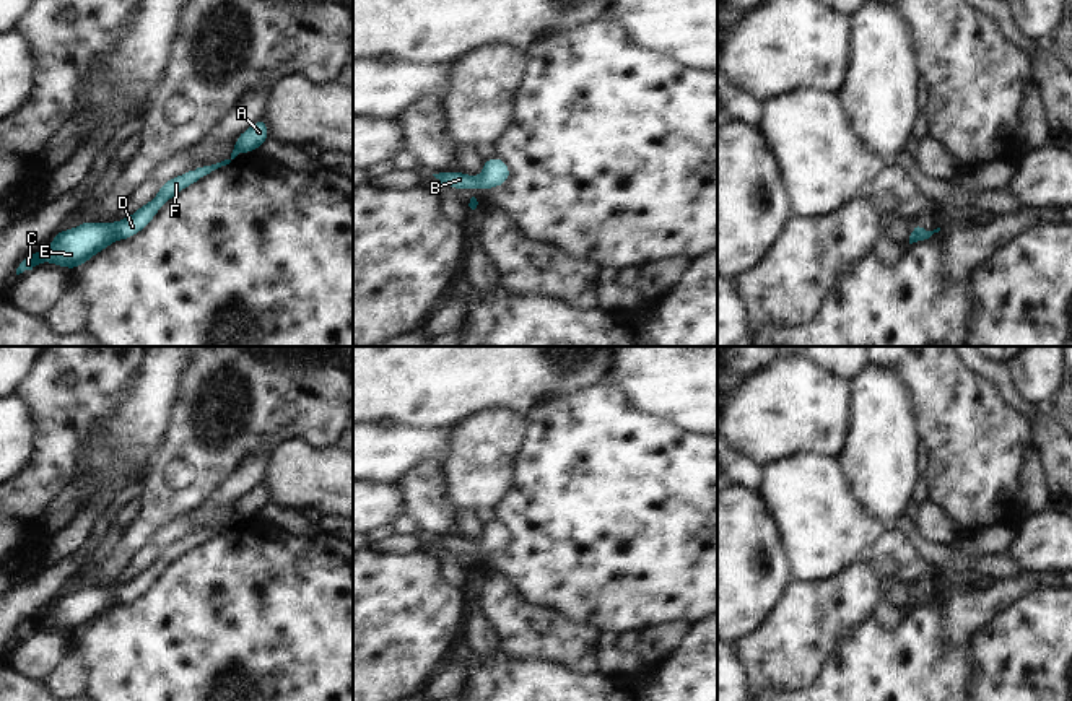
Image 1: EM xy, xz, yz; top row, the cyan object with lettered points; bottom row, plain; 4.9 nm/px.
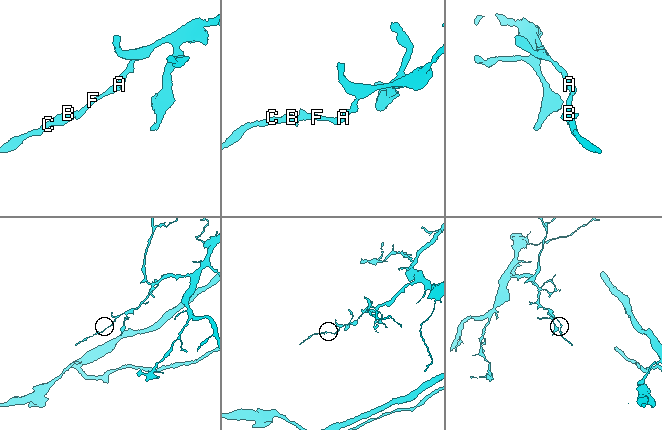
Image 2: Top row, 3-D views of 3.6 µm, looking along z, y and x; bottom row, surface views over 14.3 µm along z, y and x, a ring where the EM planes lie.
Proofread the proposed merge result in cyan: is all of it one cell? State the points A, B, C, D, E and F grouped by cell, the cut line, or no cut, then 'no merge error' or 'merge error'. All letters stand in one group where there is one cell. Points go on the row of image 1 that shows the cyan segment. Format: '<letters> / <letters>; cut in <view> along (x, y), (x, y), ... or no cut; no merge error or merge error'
A B C D E F; no cut; no merge error

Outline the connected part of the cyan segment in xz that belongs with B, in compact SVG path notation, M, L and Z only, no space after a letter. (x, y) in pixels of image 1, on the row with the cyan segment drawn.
M495 156L483 161L483 172L480 177L464 172L439 172L433 176L447 187L462 190L480 187L490 190L503 185L511 177L511 171L501 158Z

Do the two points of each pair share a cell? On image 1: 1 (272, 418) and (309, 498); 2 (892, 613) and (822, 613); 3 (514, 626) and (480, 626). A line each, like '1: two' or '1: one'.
1: two
2: two
3: two

